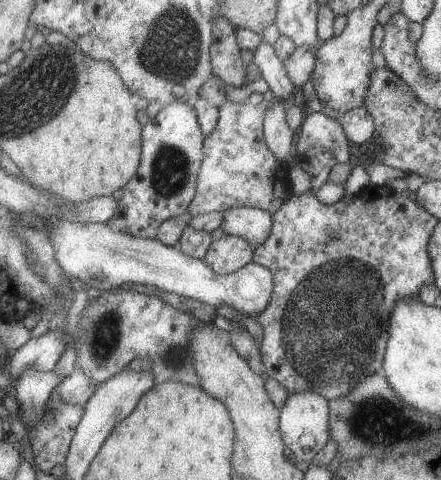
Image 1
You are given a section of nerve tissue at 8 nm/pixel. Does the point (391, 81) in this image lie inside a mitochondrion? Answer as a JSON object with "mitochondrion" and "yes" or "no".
{"mitochondrion":"no"}

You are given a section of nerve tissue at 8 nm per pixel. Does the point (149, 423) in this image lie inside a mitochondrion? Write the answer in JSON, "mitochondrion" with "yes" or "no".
{"mitochondrion":"no"}

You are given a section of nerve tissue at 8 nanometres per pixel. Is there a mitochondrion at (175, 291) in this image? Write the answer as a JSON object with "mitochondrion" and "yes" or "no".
{"mitochondrion":"no"}

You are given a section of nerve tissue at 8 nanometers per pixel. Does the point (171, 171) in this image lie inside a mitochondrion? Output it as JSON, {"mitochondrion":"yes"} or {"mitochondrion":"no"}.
{"mitochondrion":"yes"}

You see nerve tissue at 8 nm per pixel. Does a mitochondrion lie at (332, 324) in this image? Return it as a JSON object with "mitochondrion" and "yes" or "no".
{"mitochondrion":"yes"}

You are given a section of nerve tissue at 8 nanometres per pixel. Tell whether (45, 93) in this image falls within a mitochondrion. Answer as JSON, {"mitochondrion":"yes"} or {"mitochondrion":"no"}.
{"mitochondrion":"yes"}

